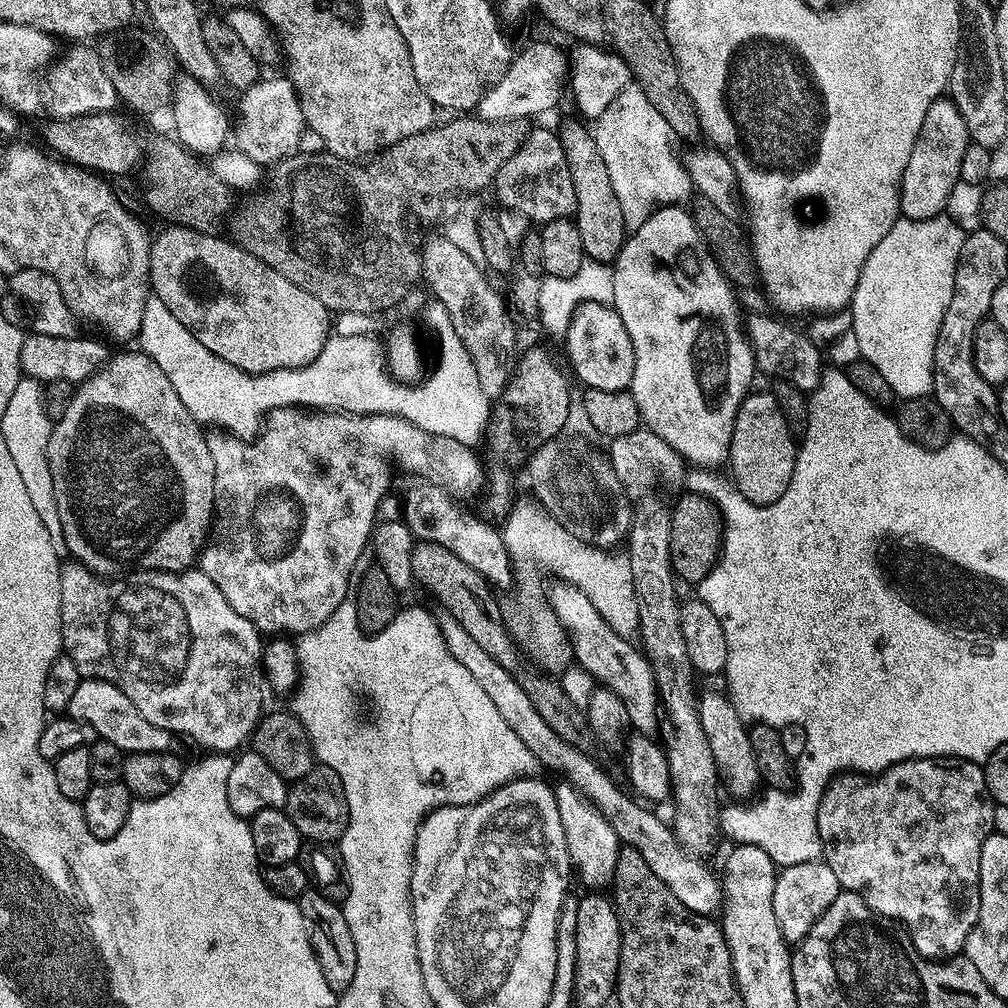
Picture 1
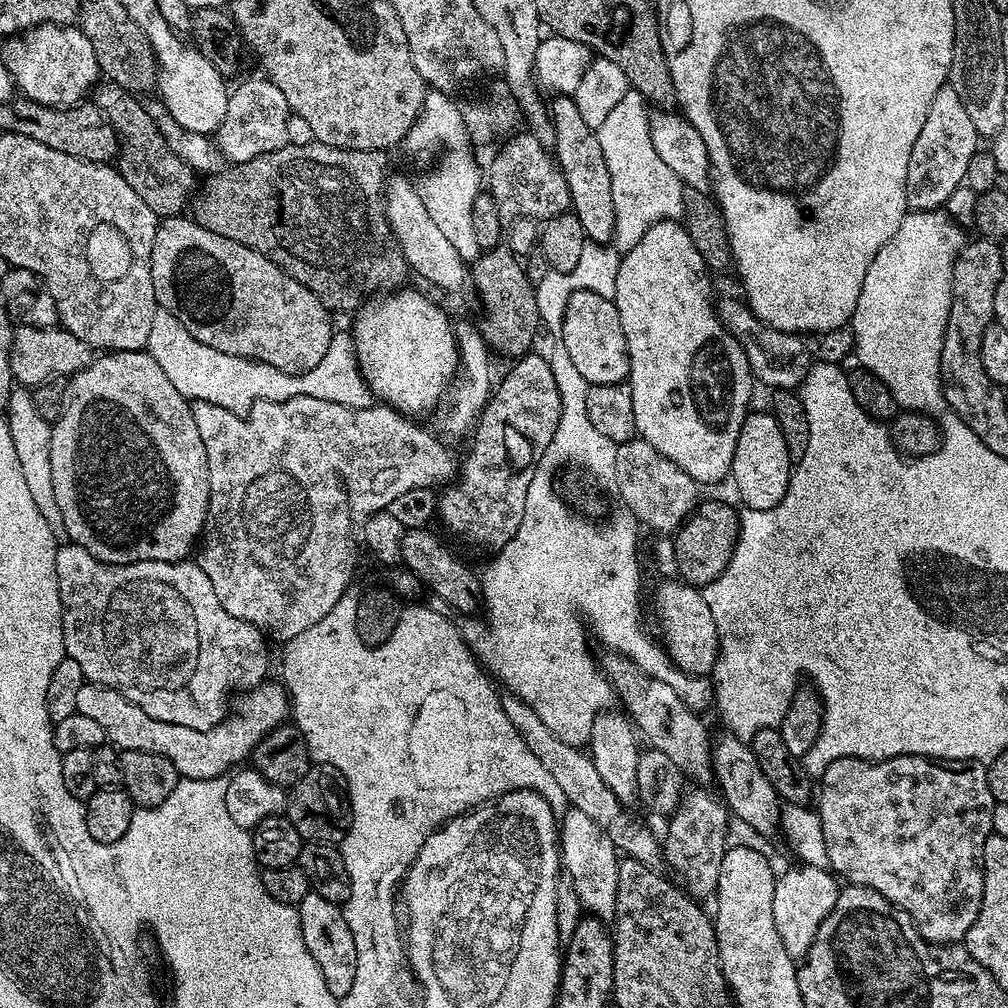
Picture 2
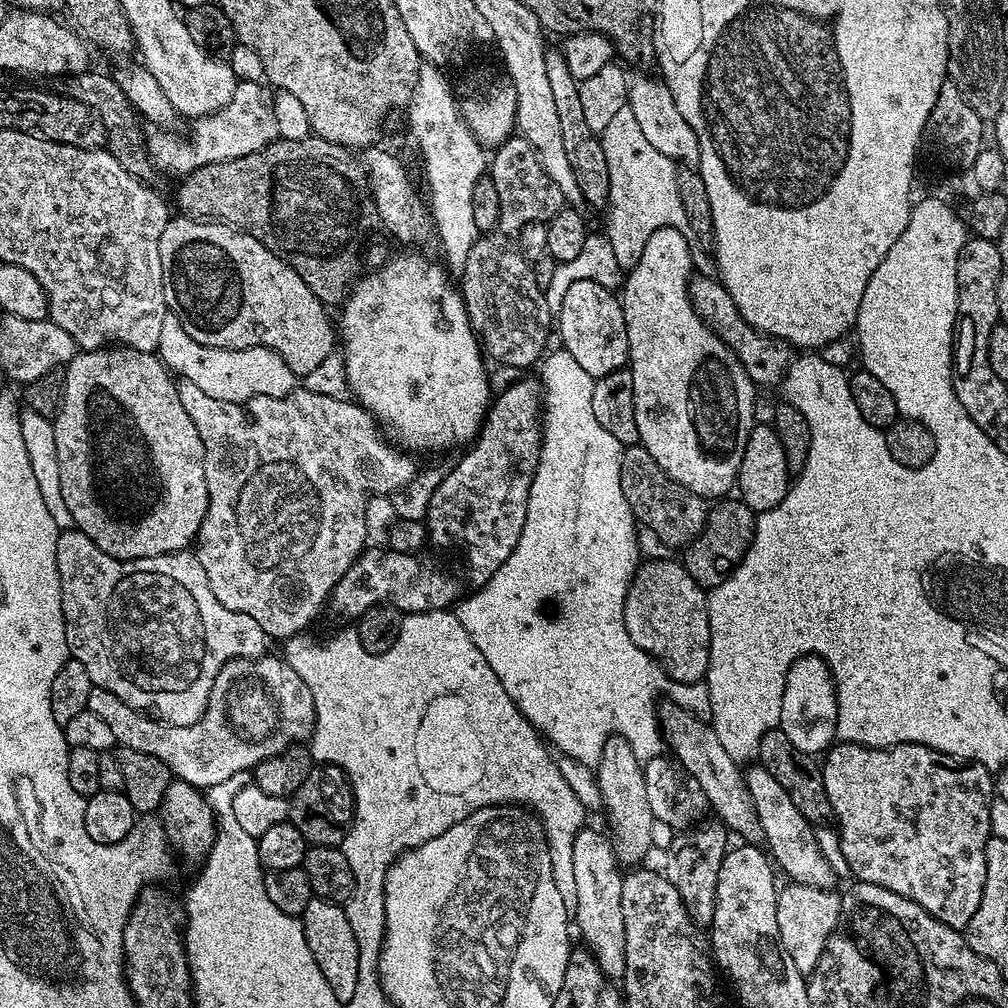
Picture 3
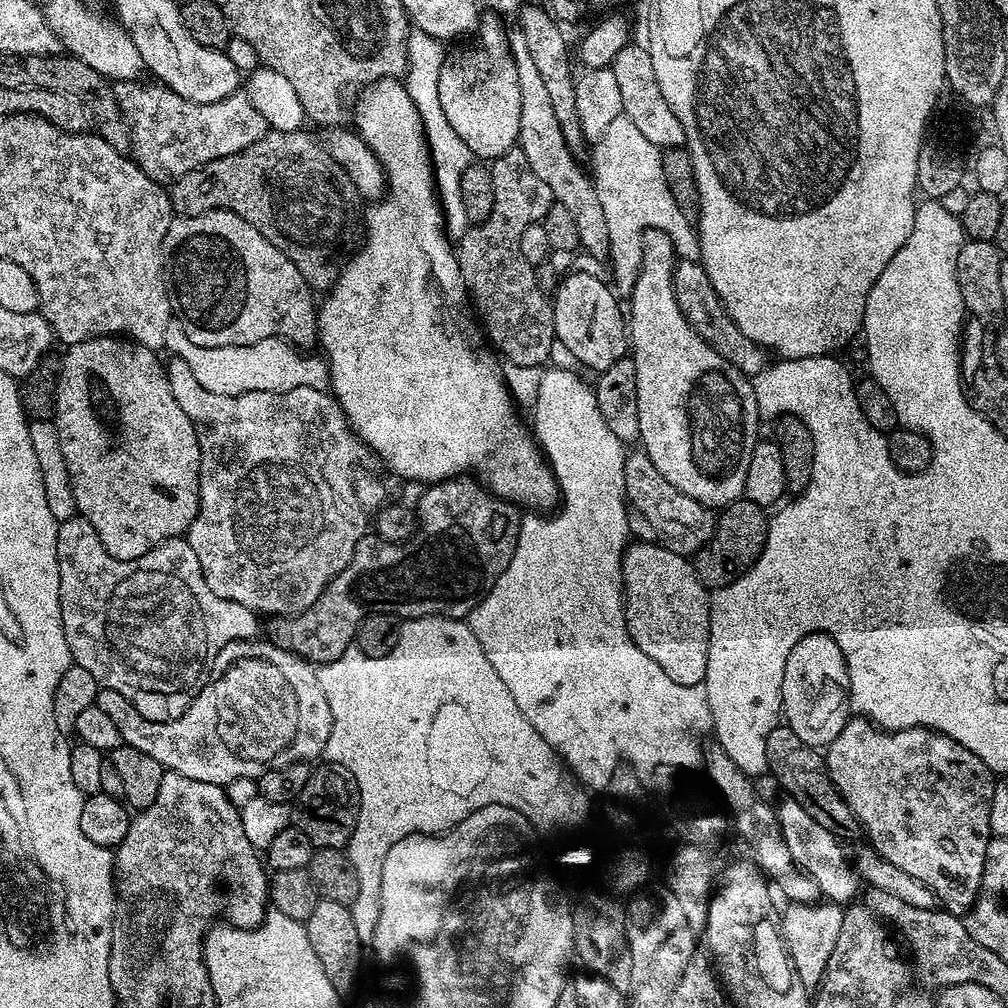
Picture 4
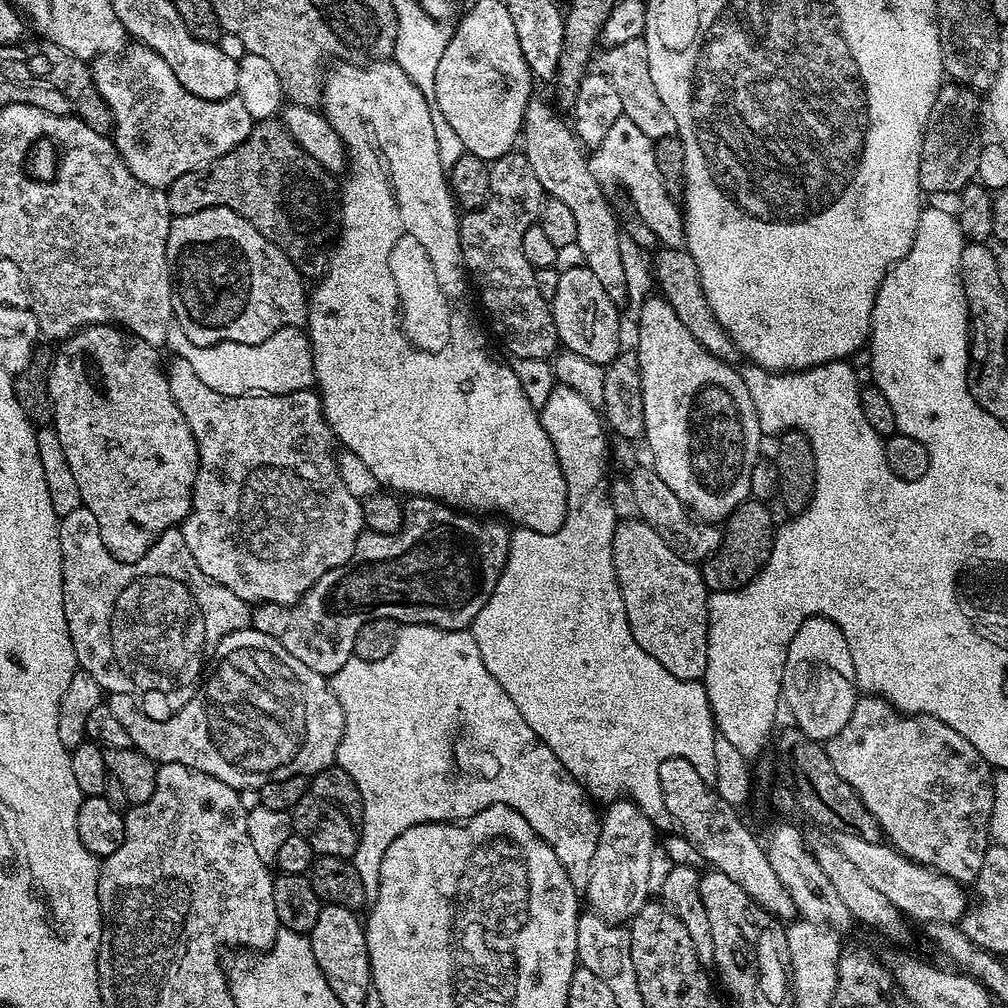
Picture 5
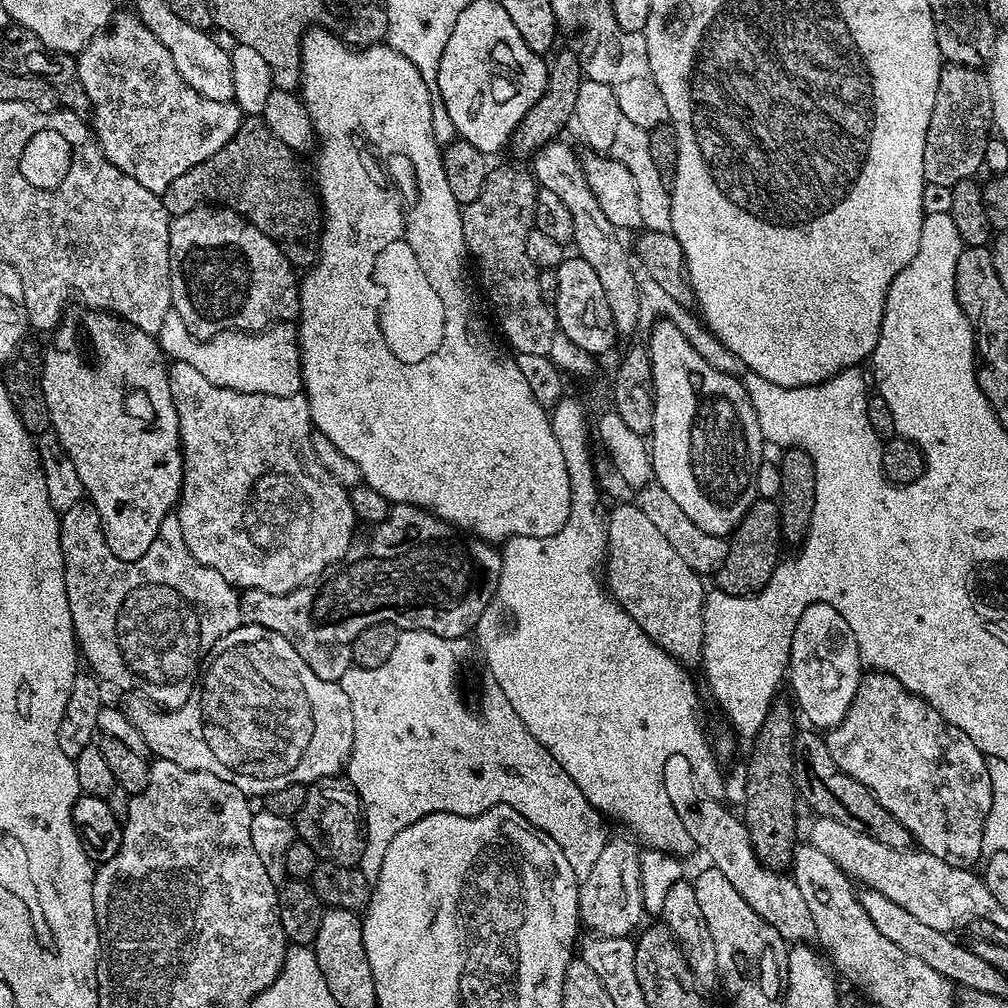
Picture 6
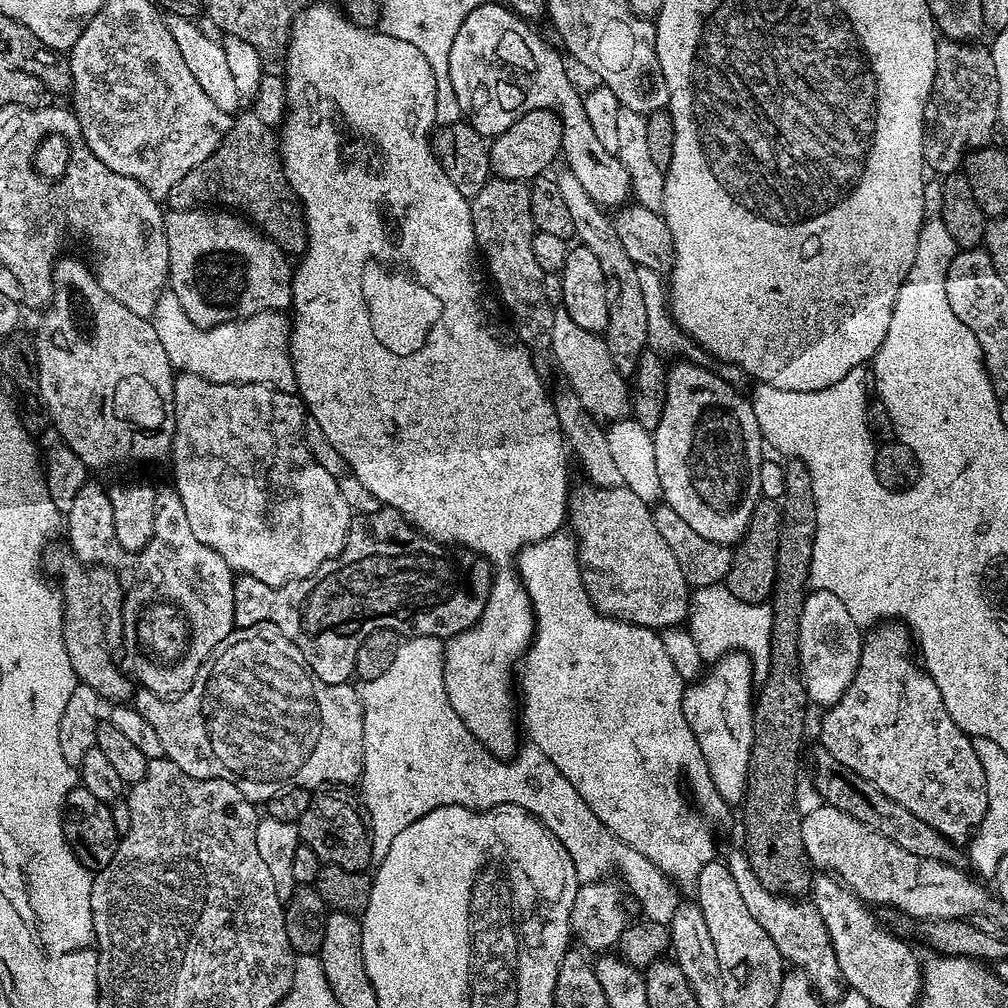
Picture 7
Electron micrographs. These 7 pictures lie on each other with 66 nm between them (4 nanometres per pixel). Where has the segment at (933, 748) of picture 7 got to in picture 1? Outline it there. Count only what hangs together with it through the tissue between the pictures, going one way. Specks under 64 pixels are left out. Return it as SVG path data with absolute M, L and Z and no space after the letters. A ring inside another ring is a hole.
M917 758L903 760L890 766L885 772L875 774L857 774L849 770L837 774L828 782L828 788L822 794L818 806L818 834L824 863L834 870L841 889L855 892L868 903L873 911L880 915L898 920L907 928L909 937L921 951L944 953L956 951L966 942L970 930L978 922L980 909L980 863L982 862L982 842L994 830L994 810L996 804L988 793L983 767L975 760L957 760L955 758Z

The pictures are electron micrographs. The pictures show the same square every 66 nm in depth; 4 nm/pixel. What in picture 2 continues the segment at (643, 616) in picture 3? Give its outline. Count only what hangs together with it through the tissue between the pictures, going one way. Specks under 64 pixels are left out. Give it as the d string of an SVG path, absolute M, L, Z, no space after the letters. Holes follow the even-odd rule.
M679 578L665 579L657 586L652 600L664 631L662 644L673 664L690 676L708 676L720 653L720 635L716 632L714 618L710 618L710 606L706 606L703 591Z

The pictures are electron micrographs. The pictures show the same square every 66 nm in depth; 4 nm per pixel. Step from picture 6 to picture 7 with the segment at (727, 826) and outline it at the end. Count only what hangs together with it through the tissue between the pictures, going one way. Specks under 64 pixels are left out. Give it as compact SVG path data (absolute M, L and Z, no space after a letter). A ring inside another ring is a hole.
M743 851L730 853L726 856L726 863L730 874L734 874L734 883L738 885L738 891L742 893L742 902L746 902L746 910L750 910L751 923L768 935L769 945L775 951L777 948L792 963L789 965L793 969L807 974L821 1001L836 1000L846 992L846 985L840 975L838 958L834 954L834 946L826 930L826 922L822 922L822 914L818 914L816 905L811 902L793 902L791 899L781 898L776 893L766 890L762 882L758 882Z

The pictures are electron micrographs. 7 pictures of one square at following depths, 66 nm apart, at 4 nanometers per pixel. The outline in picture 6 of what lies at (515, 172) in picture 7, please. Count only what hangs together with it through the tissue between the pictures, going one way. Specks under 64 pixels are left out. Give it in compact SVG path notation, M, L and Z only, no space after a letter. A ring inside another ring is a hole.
M575 51L558 52L551 57L553 60L550 60L548 89L544 91L544 96L538 98L538 102L534 102L530 110L526 110L524 117L516 121L516 129L512 132L510 141L510 149L512 148L516 156L535 157L546 145L559 141L560 131L567 124L573 123L574 102L578 102L578 86L586 79L584 67L580 64L579 55Z

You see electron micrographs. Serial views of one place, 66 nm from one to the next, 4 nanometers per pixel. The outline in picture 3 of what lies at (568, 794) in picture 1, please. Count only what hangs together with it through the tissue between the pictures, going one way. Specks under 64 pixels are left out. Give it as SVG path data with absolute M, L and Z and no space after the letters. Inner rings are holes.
M591 826L581 828L574 838L574 882L578 906L574 913L574 928L580 931L583 943L605 977L612 982L624 979L626 970L626 922L622 918L622 882L624 872L617 863L611 839Z

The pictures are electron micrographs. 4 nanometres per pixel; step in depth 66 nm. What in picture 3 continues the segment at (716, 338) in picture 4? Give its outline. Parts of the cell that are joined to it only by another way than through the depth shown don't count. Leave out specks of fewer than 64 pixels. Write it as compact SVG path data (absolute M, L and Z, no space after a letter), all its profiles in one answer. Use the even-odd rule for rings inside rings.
M693 275L688 282L688 297L698 318L702 318L702 322L706 322L708 329L716 332L718 338L722 338L722 342L735 354L738 362L742 362L753 384L757 386L779 385L783 381L794 359L793 349L784 341L767 336L765 332L757 332L754 326L747 324L738 306L734 306L734 298L730 298L730 294L724 289L719 279L712 277L711 280L708 276Z

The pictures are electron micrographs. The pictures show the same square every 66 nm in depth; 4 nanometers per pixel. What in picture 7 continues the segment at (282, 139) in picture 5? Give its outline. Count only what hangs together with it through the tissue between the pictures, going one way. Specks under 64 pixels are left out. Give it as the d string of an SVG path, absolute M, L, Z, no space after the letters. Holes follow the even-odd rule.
M255 110L243 112L233 119L214 154L210 154L202 166L194 166L194 170L170 190L167 207L173 212L205 206L231 210L269 236L289 257L299 258L308 248L308 227L300 200L292 193L280 161L277 133L258 118Z

